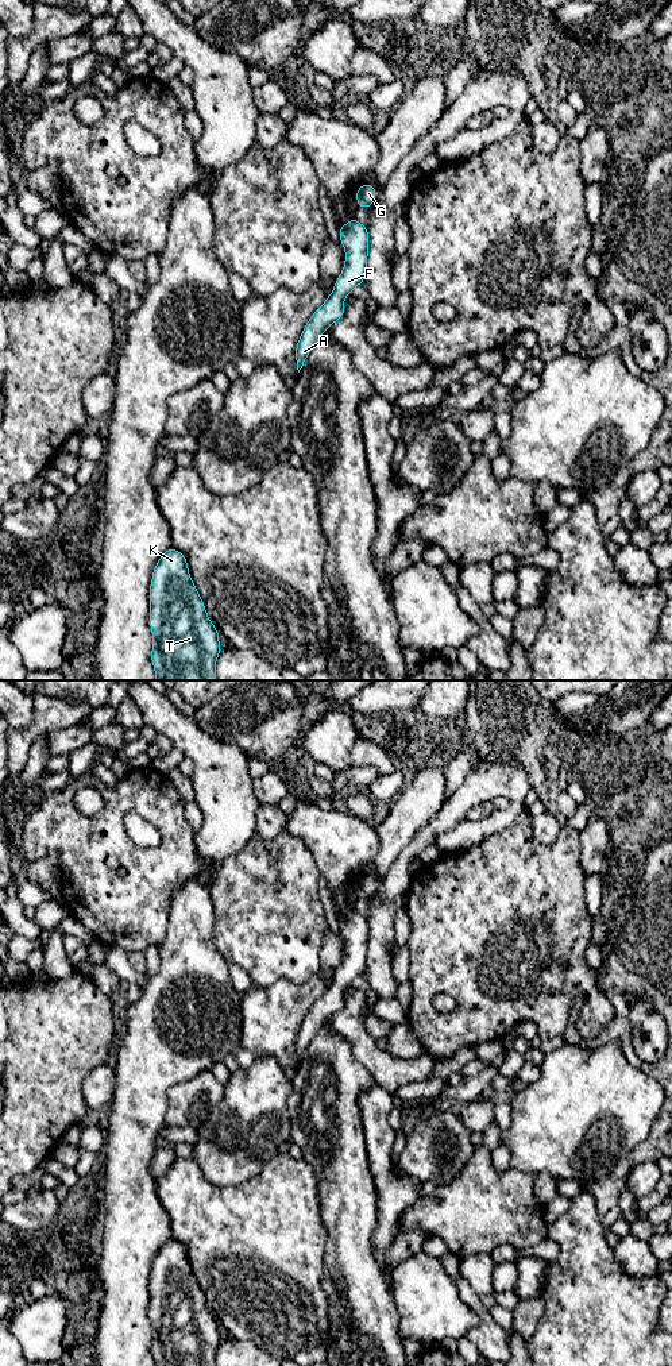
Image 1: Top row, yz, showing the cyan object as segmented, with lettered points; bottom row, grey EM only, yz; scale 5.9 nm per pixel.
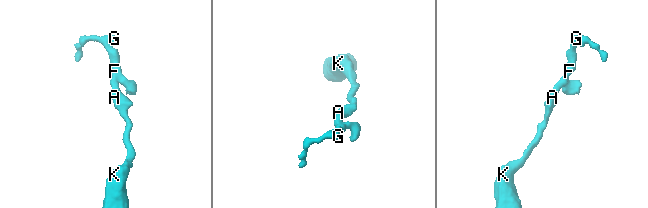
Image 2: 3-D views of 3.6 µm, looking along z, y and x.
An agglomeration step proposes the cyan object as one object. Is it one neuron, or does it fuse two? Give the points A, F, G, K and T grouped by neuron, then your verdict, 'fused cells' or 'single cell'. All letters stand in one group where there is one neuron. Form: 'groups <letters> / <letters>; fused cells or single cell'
groups A F G K T; single cell

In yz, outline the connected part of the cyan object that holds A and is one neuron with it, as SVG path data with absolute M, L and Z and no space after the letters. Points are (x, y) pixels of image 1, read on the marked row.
M355 217L339 228L340 242L345 250L345 262L340 277L335 281L333 292L306 323L296 347L297 370L328 327L340 320L344 310L344 298L366 278L368 256L368 229Z

